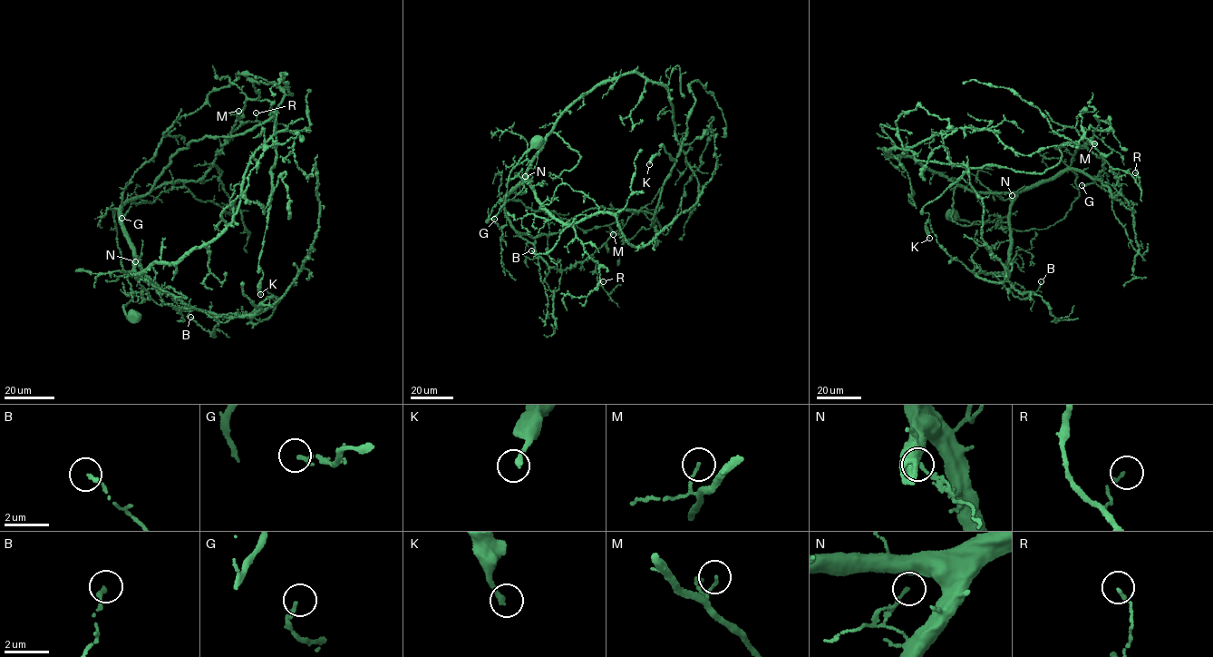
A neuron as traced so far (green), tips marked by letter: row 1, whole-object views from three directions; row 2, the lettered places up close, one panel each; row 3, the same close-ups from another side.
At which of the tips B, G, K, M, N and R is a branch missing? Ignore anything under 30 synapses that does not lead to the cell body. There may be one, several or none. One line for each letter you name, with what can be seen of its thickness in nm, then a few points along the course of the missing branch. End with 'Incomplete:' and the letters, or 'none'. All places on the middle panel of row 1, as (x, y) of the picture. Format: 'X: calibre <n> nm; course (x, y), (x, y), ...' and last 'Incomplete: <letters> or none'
Incomplete: none

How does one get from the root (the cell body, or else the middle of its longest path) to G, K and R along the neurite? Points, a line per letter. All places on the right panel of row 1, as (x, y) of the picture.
G: (952, 214), (977, 224), (1043, 230), (1065, 216), (1079, 196), (1076, 172), (1068, 167), (1094, 181), (1081, 185)
K: (952, 214), (1048, 228), (1104, 159), (968, 168), (929, 238)
R: (952, 214), (1043, 230), (1079, 196), (1068, 167), (1114, 198), (1111, 168), (1135, 172)

